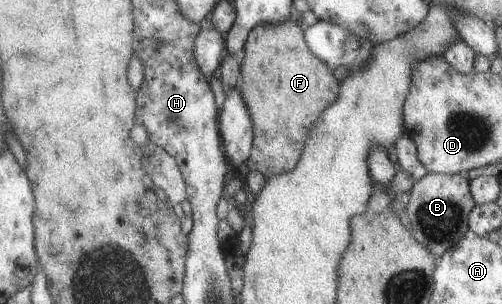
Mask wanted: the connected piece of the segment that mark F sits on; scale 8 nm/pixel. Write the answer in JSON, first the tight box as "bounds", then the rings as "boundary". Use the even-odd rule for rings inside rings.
{"bounds":[240,20,342,180],"boundary":[[[290,20],[257,25],[250,32],[244,51],[246,55],[242,64],[240,90],[254,122],[254,145],[248,168],[260,172],[268,180],[297,168],[311,130],[315,128],[323,110],[338,101],[342,84],[335,78],[330,66],[311,50],[306,39],[306,29]]]}

